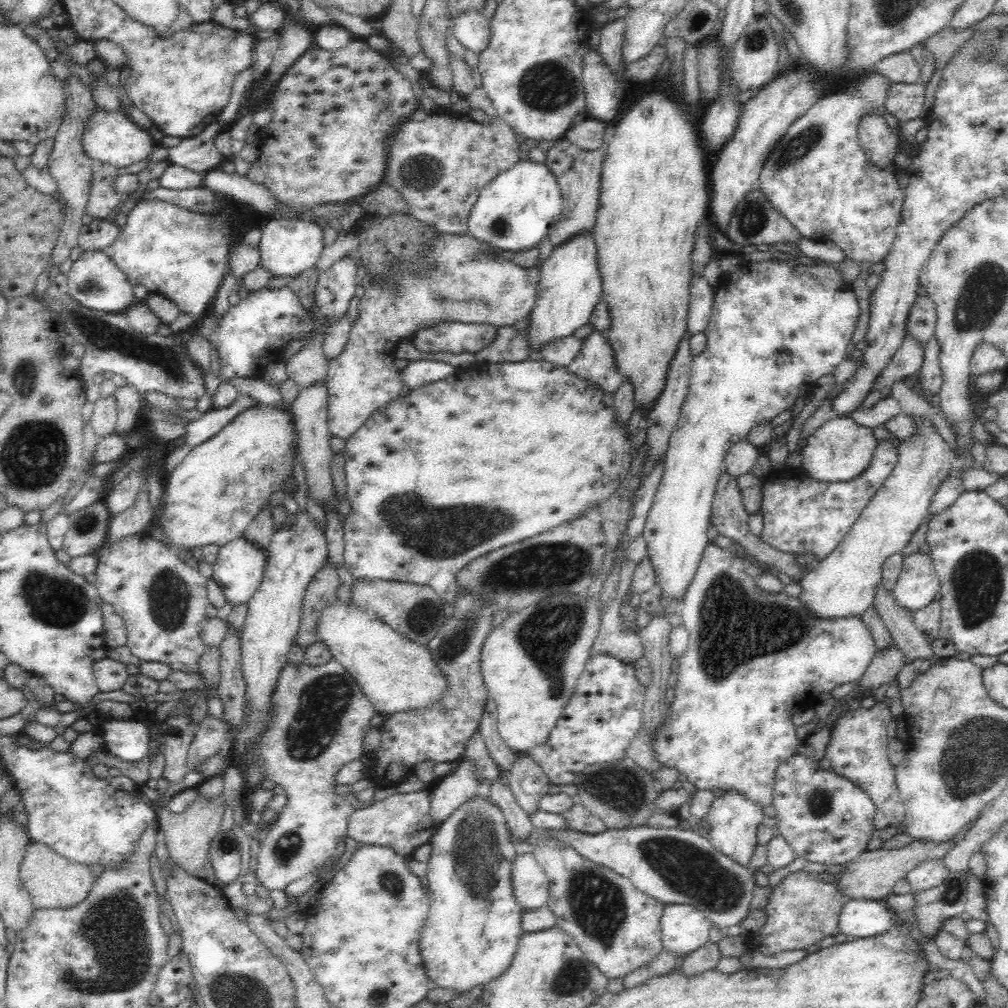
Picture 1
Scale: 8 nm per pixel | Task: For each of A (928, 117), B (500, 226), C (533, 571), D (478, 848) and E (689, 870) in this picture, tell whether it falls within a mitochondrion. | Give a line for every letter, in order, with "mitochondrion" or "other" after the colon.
A: other
B: mitochondrion
C: mitochondrion
D: mitochondrion
E: mitochondrion

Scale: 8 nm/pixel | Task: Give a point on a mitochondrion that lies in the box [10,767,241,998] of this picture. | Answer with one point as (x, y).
(114, 926)

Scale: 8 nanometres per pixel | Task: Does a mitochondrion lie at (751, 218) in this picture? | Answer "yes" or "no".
yes

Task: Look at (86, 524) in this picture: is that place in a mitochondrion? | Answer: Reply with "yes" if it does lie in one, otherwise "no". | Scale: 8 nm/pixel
yes

